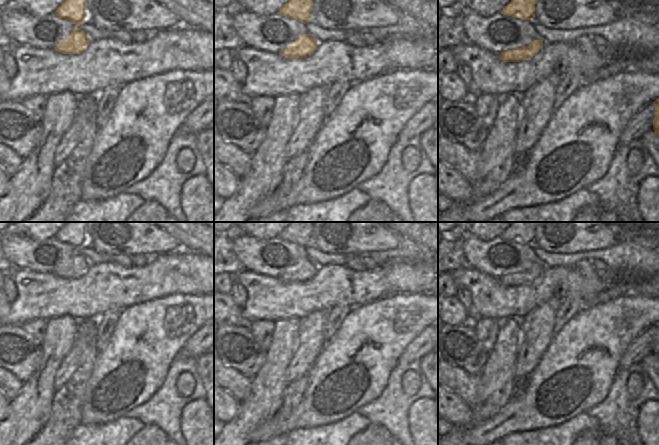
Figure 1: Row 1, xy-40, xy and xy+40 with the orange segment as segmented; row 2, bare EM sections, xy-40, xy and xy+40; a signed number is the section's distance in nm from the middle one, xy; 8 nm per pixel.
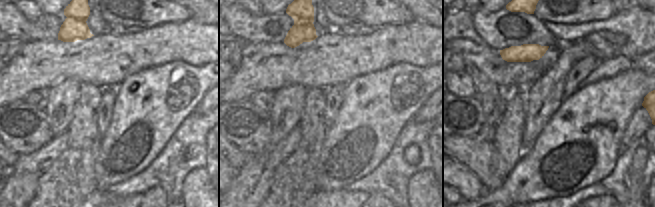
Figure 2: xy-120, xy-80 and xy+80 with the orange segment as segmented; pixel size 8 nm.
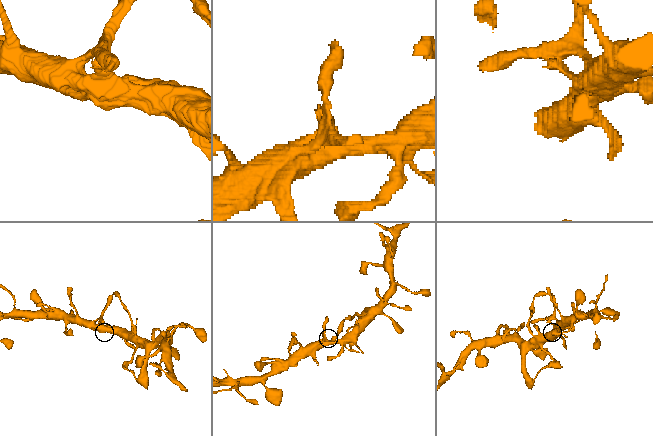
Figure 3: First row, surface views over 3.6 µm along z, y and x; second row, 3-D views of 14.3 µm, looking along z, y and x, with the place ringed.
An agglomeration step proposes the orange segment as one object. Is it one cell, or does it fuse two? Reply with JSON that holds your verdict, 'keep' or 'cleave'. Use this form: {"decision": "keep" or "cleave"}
{"decision": "keep"}

